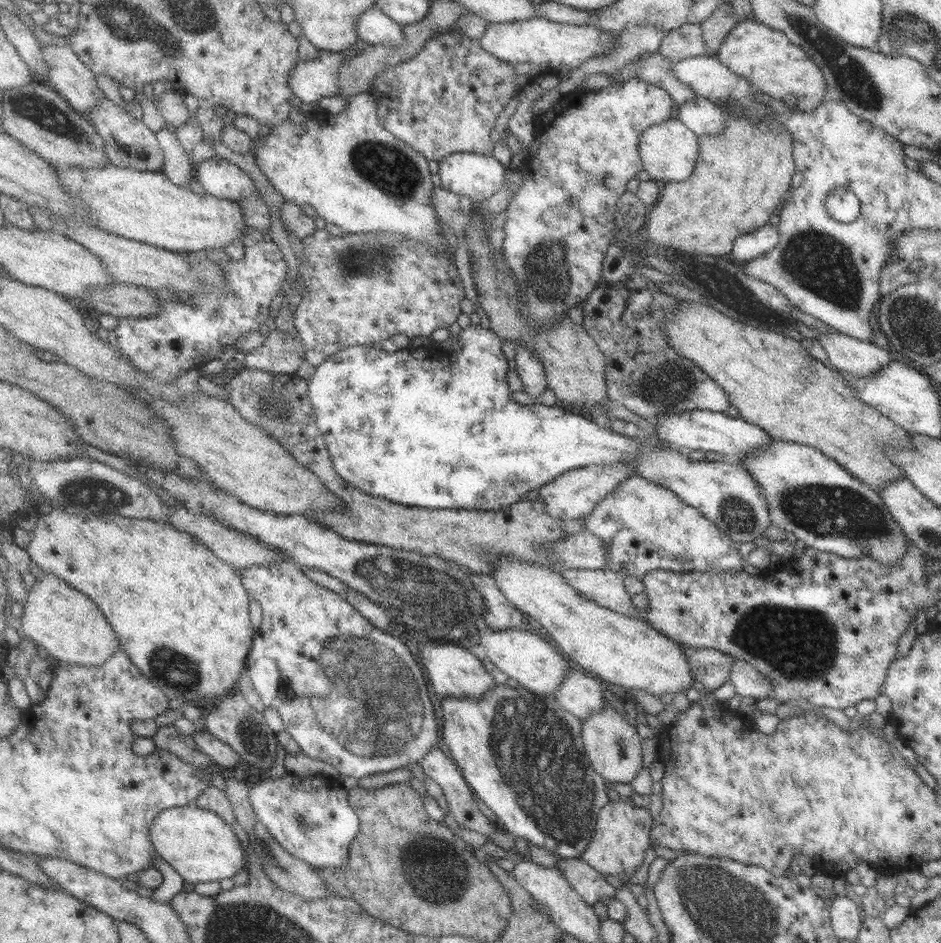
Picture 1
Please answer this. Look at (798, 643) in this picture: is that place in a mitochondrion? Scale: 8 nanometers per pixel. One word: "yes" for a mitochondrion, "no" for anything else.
yes

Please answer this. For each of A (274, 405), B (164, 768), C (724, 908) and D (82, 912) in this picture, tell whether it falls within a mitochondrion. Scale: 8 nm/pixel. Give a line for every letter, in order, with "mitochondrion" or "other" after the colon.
A: mitochondrion
B: other
C: mitochondrion
D: other

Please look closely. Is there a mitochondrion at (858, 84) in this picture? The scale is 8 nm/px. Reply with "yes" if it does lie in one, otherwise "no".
yes

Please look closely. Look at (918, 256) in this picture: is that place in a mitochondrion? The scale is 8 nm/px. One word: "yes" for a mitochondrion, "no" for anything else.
no

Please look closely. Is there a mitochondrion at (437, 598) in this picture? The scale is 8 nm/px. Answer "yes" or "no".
yes

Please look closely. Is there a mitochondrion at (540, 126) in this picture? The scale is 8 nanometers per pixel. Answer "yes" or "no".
no

